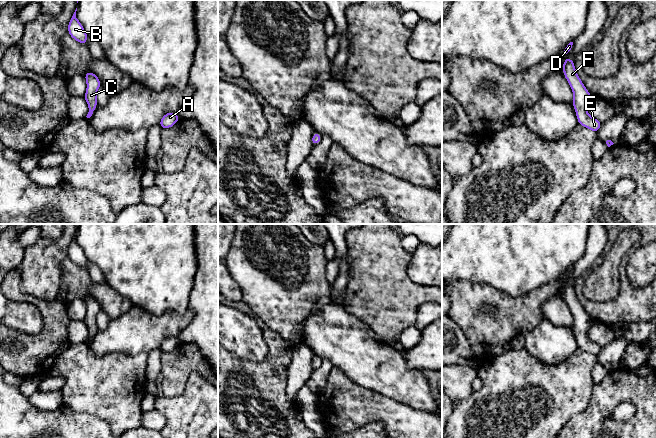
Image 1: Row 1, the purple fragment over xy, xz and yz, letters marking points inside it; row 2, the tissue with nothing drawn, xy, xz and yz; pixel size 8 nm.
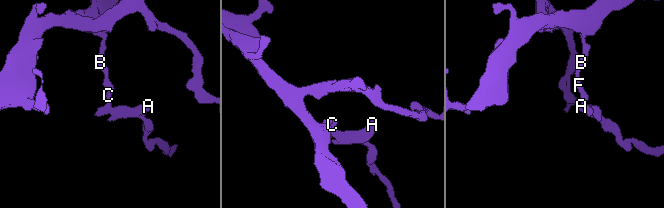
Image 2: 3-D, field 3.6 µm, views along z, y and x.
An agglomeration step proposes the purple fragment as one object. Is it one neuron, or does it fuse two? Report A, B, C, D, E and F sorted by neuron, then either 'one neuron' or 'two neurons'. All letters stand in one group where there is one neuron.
groups A B C D E F; one neuron

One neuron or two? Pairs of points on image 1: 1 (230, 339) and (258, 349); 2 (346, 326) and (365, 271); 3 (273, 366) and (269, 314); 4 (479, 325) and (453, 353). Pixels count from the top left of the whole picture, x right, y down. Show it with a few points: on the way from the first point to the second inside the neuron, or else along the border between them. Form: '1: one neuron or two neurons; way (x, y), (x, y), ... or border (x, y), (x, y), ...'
1: one neuron; way (237, 342), (247, 342), (251, 346)
2: two neurons; border (341, 306), (359, 317), (369, 327)
3: two neurons; border (253, 313), (289, 343)
4: two neurons; border (452, 319), (467, 339), (470, 352), (479, 358)

